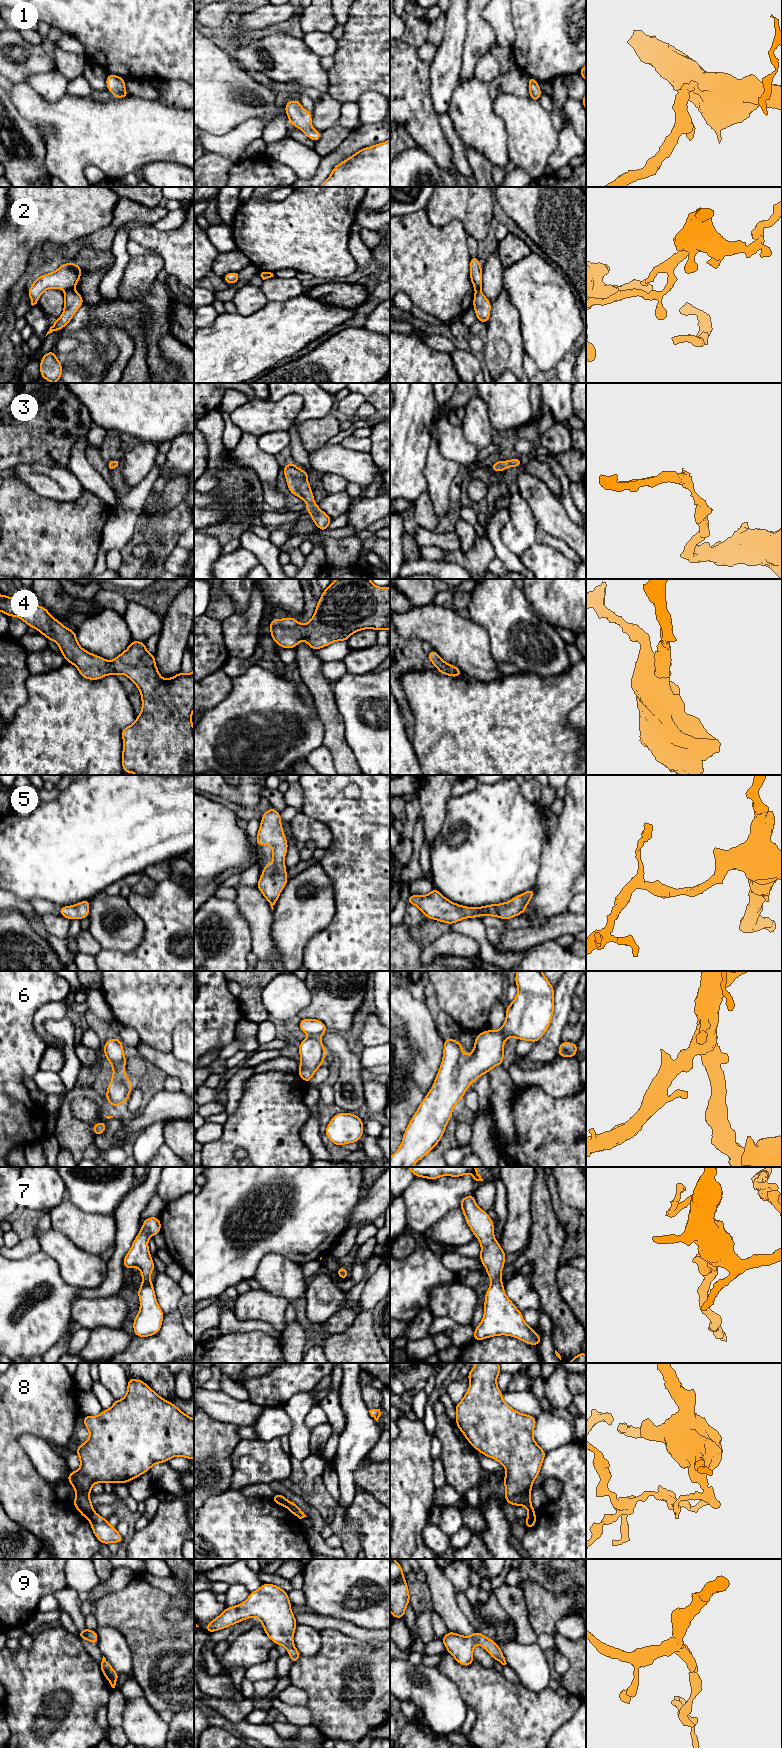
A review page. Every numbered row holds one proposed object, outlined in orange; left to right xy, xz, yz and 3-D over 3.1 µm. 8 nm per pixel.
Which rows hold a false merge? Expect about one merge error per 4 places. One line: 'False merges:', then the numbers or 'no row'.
False merges: 2, 8

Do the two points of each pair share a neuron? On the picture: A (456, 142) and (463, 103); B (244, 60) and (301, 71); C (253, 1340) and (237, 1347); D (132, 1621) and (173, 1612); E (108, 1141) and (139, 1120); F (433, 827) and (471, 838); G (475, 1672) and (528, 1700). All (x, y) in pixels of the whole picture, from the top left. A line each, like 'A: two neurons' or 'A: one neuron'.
A: two neurons
B: one neuron
C: one neuron
D: two neurons
E: two neurons
F: two neurons
G: one neuron

